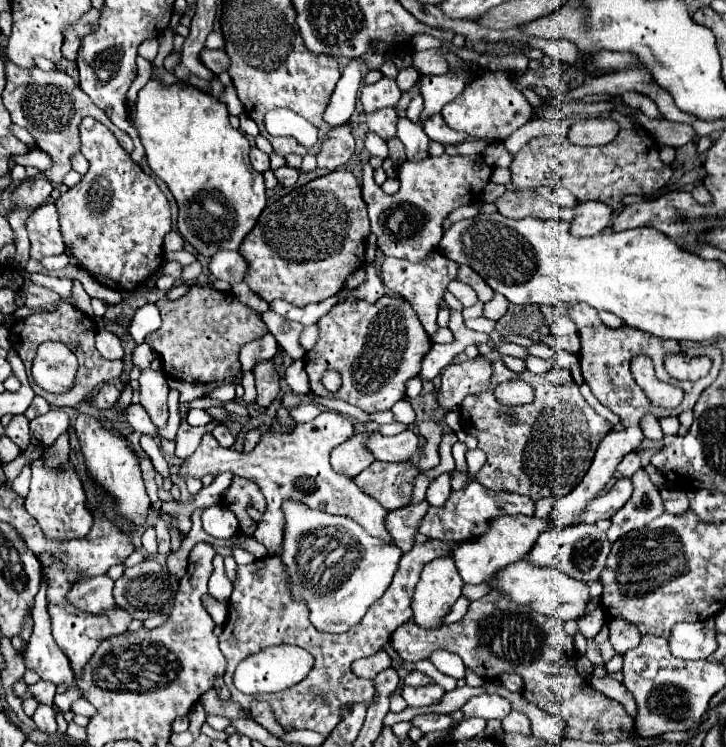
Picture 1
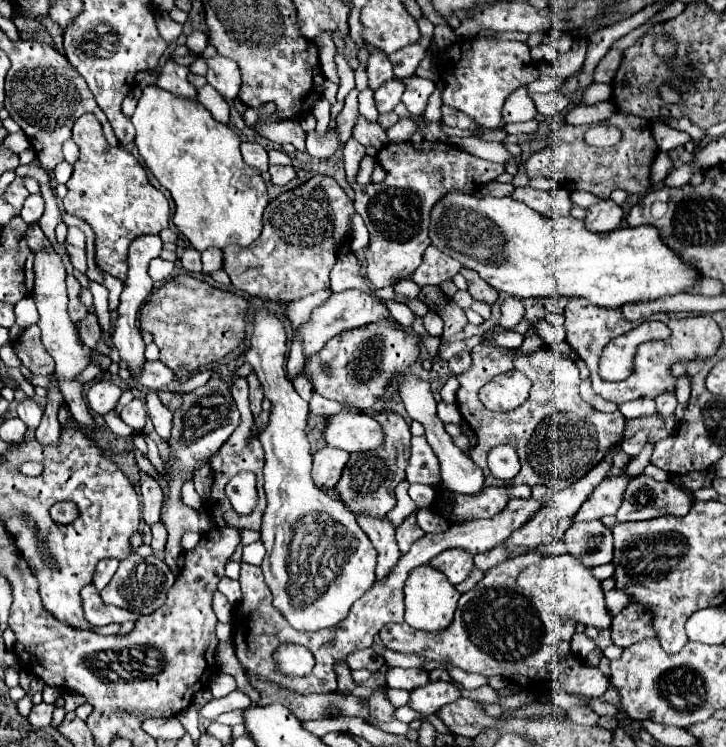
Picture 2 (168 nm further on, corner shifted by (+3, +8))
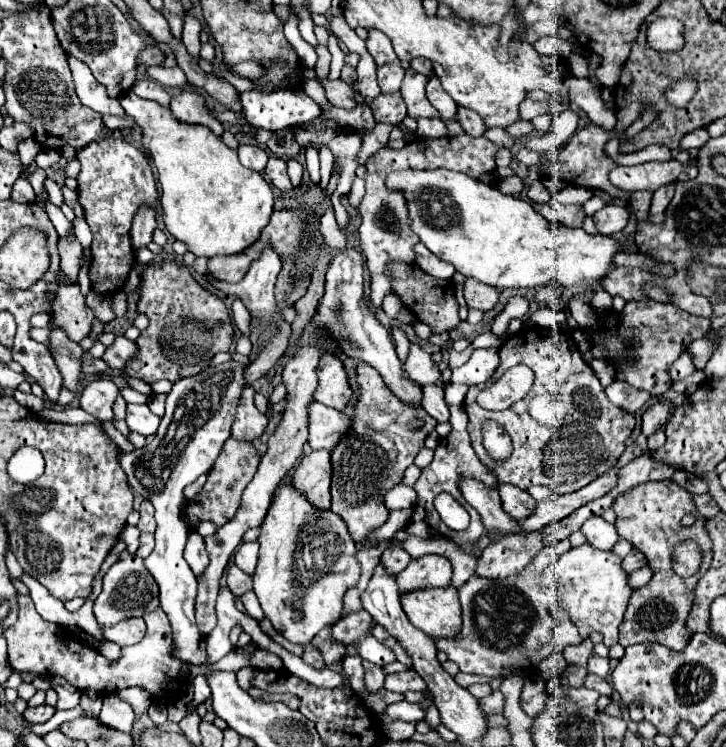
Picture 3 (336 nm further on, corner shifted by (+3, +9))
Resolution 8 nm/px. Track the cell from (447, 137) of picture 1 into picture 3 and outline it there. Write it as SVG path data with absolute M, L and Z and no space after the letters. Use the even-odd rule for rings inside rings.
M459 108L457 110L459 114L459 124L461 128L469 134L469 136L483 136L483 132L487 130L485 122L481 120L481 116L469 108Z

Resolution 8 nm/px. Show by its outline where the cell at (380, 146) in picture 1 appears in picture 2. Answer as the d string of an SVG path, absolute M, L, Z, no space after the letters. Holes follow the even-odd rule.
M365 89L365 91L359 93L359 113L361 113L367 121L371 121L371 123L377 121L379 113L377 113L377 109L375 109L375 101L373 101L373 91L371 91L371 89Z

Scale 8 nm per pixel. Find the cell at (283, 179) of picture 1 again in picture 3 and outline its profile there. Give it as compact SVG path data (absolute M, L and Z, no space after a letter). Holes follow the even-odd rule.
M271 156L269 162L267 162L267 168L265 168L265 178L279 190L291 190L291 180L287 176L287 166L285 166L285 160L277 158L277 156Z

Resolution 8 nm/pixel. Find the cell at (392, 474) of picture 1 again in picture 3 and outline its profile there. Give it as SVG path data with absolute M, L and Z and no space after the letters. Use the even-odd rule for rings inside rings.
M359 364L355 370L361 394L355 404L353 426L331 450L331 512L343 518L355 542L363 542L367 534L379 528L389 516L389 510L381 506L381 492L387 492L403 480L403 472L413 464L413 458L423 448L425 436L435 430L437 422L419 404L401 404L387 388L381 374L369 364ZM411 418L425 420L425 426L411 432L407 428Z

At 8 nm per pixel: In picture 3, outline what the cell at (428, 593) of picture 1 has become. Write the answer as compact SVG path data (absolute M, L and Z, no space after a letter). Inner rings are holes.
M453 586L401 596L409 622L431 638L455 638L461 632L461 604Z

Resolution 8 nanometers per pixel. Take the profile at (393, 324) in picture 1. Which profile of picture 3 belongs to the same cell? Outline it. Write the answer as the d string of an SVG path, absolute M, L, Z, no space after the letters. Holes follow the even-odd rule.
M323 354L317 366L317 378L319 384L313 398L329 408L343 410L349 404L353 392L349 390L347 374L343 370L341 360L335 358L333 354Z

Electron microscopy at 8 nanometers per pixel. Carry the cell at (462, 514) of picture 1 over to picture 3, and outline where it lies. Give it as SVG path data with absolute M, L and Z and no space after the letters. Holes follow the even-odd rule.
M499 484L499 496L501 496L505 512L509 512L509 516L513 516L515 520L527 518L537 504L533 498L529 498L525 490L513 484Z

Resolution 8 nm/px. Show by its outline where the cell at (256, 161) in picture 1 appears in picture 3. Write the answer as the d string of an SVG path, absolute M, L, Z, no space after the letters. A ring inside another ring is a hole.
M241 144L237 152L239 152L241 164L243 164L245 168L255 170L255 172L261 172L261 170L265 168L265 164L267 164L267 158L269 158L263 148L251 146L251 144Z

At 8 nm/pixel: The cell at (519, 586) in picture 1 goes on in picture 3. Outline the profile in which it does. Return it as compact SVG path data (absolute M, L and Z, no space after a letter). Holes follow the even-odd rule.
M583 544L565 552L565 556L561 556L551 568L555 586L559 590L559 604L571 616L579 636L585 640L591 632L601 632L603 644L609 648L617 644L617 628L633 594L633 588L627 584L629 574L623 570L621 562L623 560L613 552L603 552L591 544Z

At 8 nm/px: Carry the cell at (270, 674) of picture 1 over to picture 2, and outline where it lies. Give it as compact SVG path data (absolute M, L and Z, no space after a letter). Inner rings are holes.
M281 643L273 653L275 667L285 677L305 677L315 667L313 653L303 645Z

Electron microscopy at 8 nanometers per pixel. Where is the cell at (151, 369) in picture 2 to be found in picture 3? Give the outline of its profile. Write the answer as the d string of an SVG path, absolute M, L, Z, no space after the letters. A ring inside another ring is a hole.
M117 336L117 338L115 338L115 344L109 346L101 358L107 362L109 368L113 368L113 370L125 370L125 364L127 364L135 354L137 354L135 342L127 340L125 336Z

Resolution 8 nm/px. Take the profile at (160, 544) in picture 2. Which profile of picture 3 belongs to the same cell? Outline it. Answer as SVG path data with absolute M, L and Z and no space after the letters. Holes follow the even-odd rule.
M141 534L139 536L139 548L137 548L135 554L145 558L145 556L149 556L151 550L153 550L153 534Z

